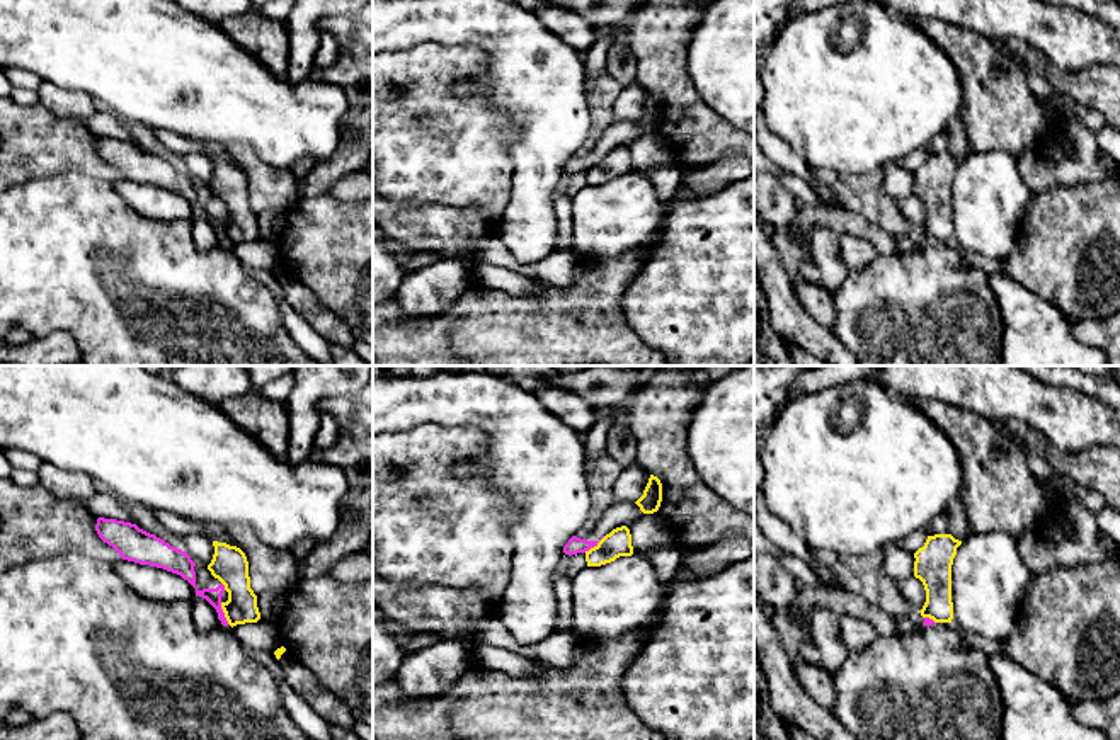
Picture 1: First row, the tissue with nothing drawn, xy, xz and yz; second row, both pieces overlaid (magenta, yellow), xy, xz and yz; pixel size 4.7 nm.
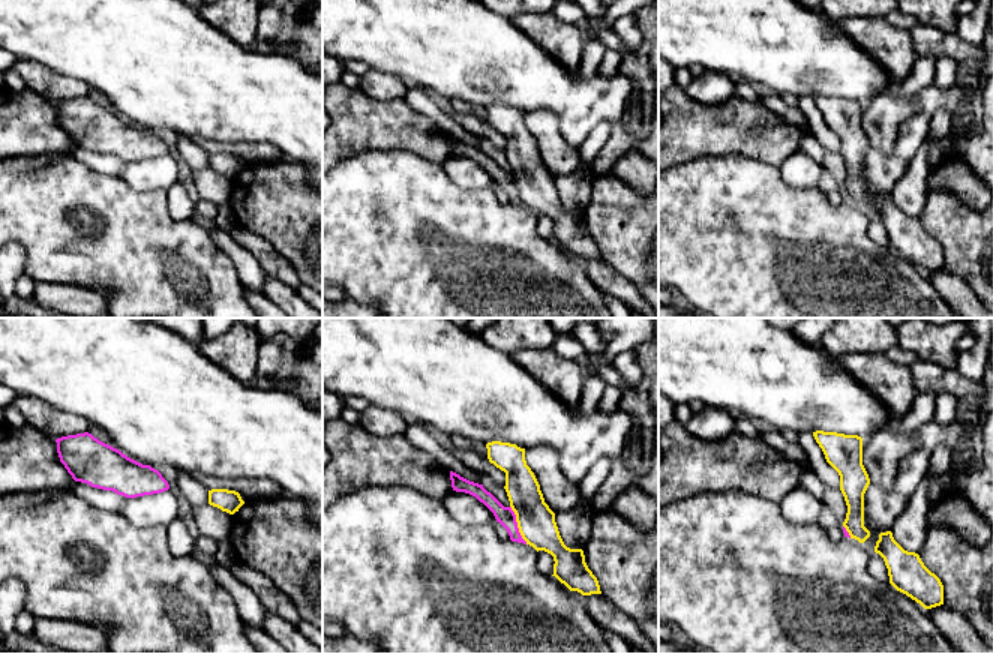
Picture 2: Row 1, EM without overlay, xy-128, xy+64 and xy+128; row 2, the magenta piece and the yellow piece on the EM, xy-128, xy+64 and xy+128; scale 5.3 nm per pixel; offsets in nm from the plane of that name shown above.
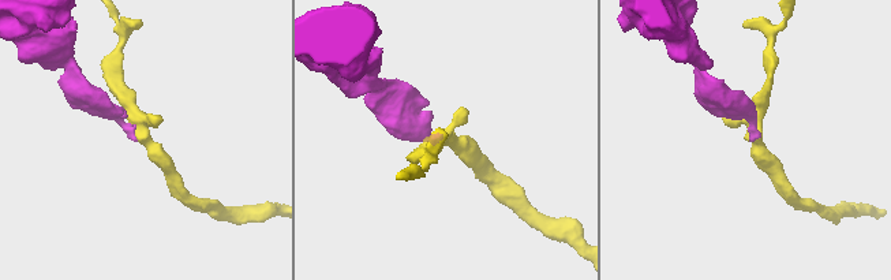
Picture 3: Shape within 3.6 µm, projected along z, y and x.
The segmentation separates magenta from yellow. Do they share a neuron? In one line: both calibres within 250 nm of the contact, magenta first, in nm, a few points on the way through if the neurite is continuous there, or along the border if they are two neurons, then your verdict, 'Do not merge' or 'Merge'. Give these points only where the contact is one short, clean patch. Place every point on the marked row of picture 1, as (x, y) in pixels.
Thickness 80 nm (magenta) against 170 nm. Boundary: xy (220, 603), (228, 623). Do not merge

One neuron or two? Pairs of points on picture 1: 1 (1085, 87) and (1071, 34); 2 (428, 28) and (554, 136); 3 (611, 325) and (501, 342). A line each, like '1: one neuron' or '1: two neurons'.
1: two neurons
2: one neuron
3: one neuron

